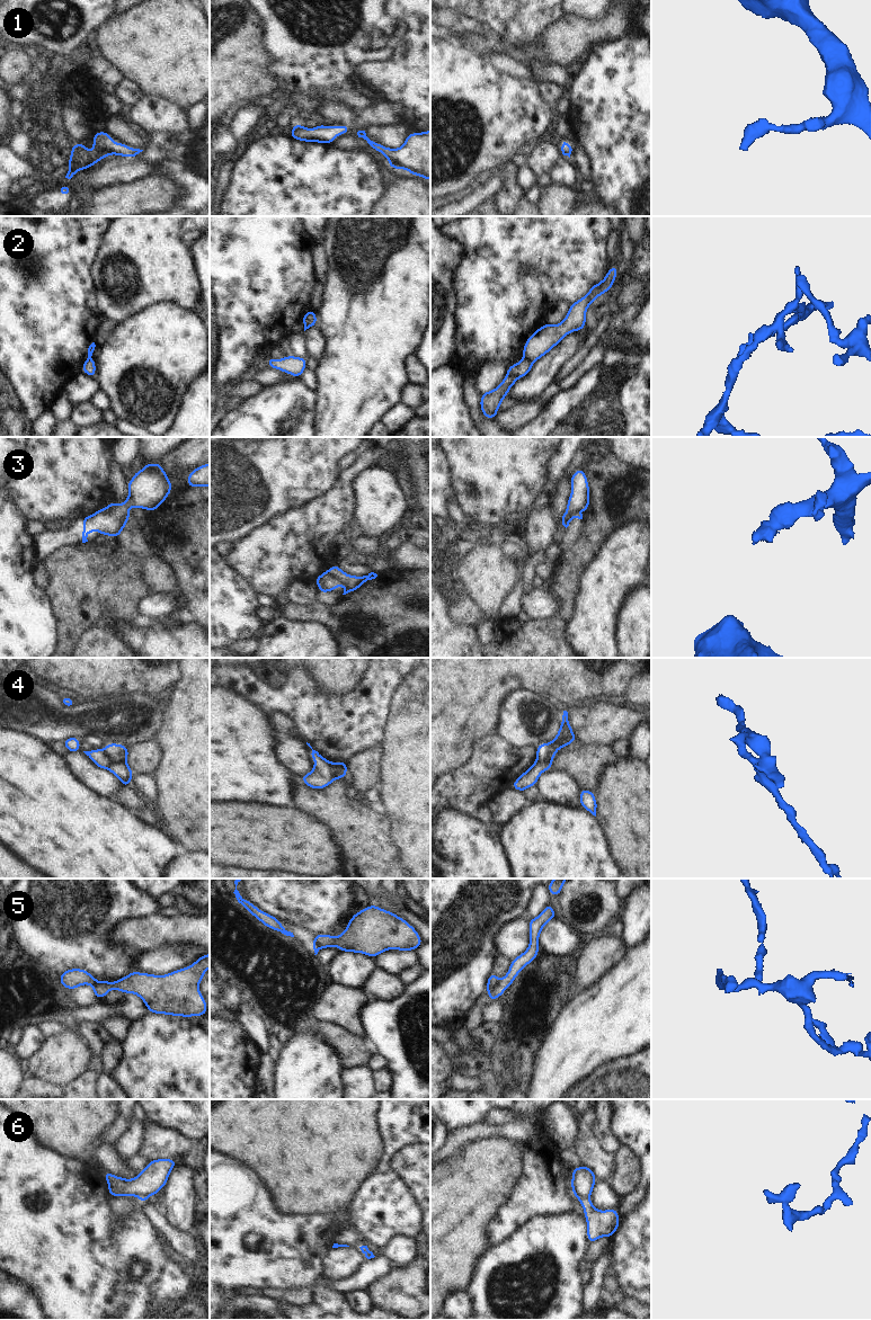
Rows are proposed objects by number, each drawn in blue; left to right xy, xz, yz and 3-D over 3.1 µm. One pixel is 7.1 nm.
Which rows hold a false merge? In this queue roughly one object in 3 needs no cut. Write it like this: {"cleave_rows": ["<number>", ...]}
{"cleave_rows": ["2", "4", "5", "6"]}

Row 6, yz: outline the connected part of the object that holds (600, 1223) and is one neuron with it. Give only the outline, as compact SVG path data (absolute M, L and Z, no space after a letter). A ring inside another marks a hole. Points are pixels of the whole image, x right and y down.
M579 1197L578 1201L585 1212L588 1242L592 1243L601 1237L612 1238L620 1225L617 1210L601 1211L594 1207L590 1199Z

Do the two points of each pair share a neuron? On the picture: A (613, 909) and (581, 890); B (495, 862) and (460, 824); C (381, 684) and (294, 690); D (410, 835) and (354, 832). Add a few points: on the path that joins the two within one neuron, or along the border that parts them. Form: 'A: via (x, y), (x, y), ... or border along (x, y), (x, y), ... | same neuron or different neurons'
A: via (605, 901), (597, 893), (589, 893) | same neuron
B: via (486, 853), (468, 834) | same neuron
C: via (361, 704), (317, 704) | same neuron
D: border along (385, 811), (400, 859) | different neurons

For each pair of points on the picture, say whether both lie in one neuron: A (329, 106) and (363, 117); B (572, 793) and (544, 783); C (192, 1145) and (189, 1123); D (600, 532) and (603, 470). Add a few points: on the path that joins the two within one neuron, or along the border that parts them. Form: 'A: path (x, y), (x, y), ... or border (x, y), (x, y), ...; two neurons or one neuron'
A: border (357, 113), (349, 125); two neurons
B: path (566, 791), (551, 783); one neuron
C: border (167, 1126), (183, 1132), (197, 1144); two neurons
D: path (602, 516), (603, 485); one neuron

